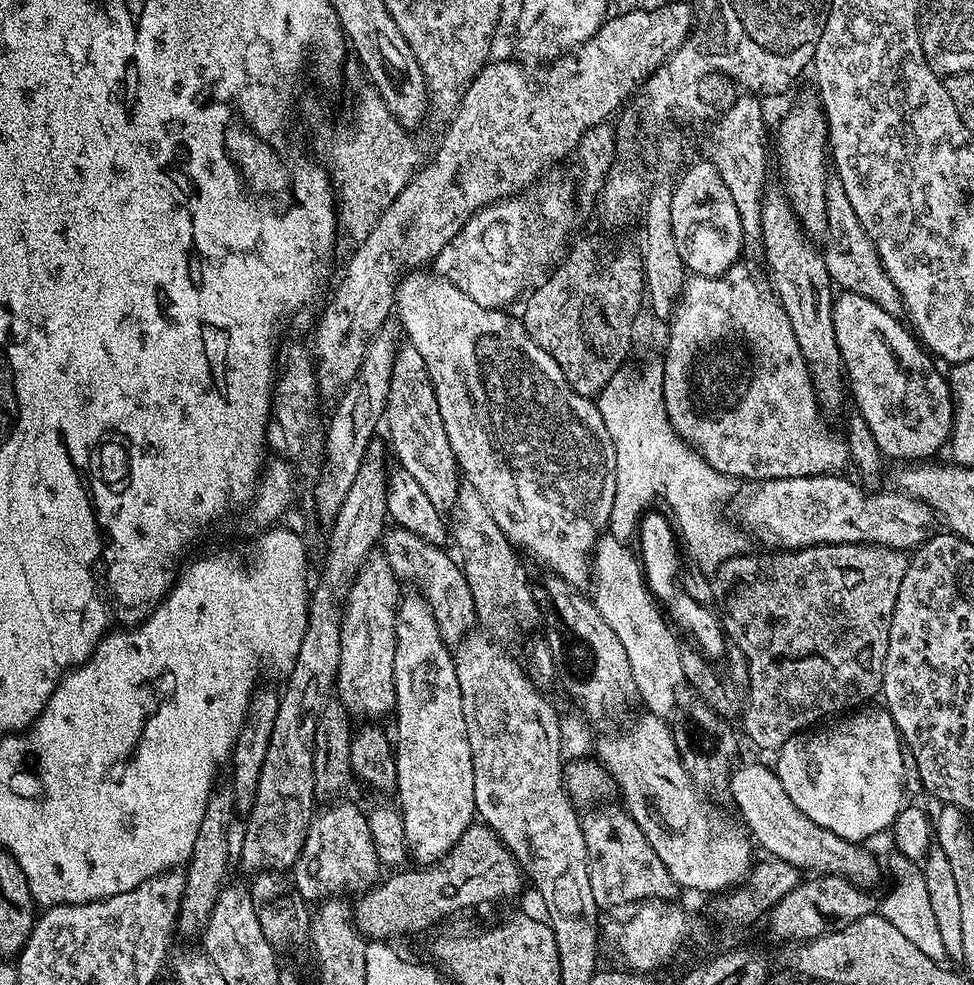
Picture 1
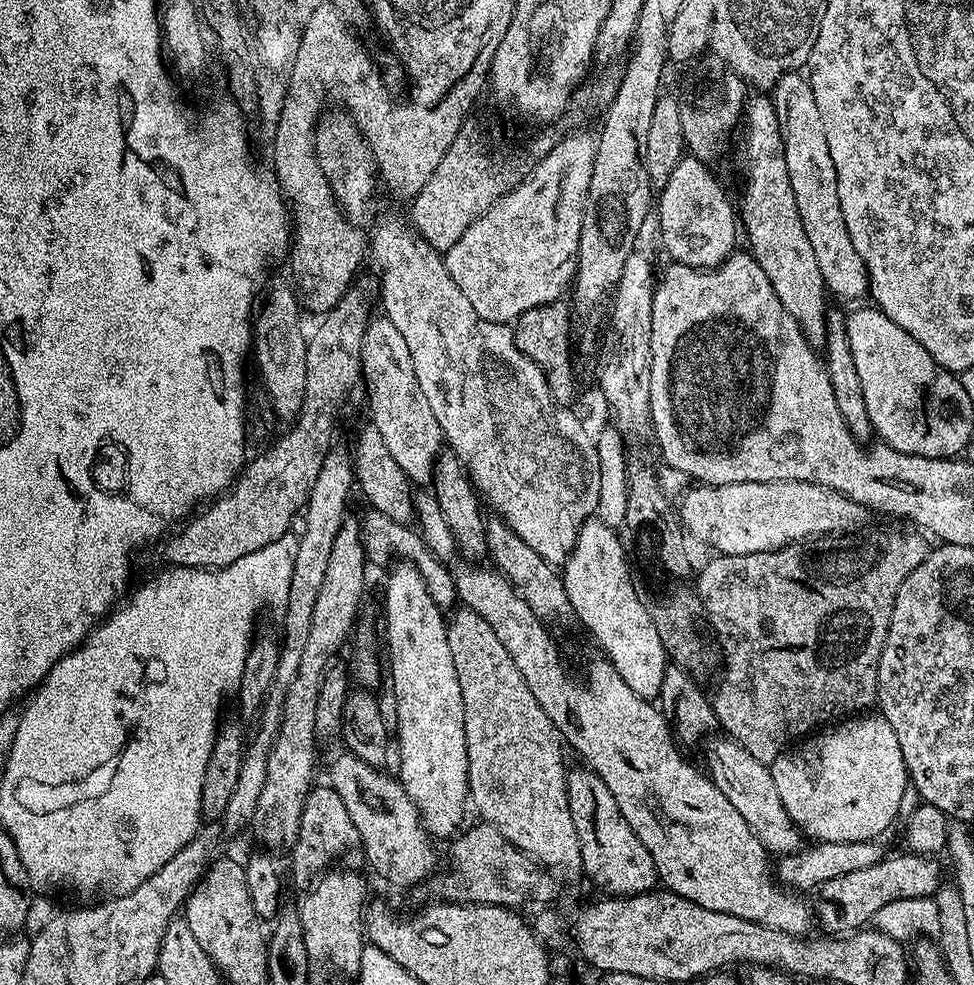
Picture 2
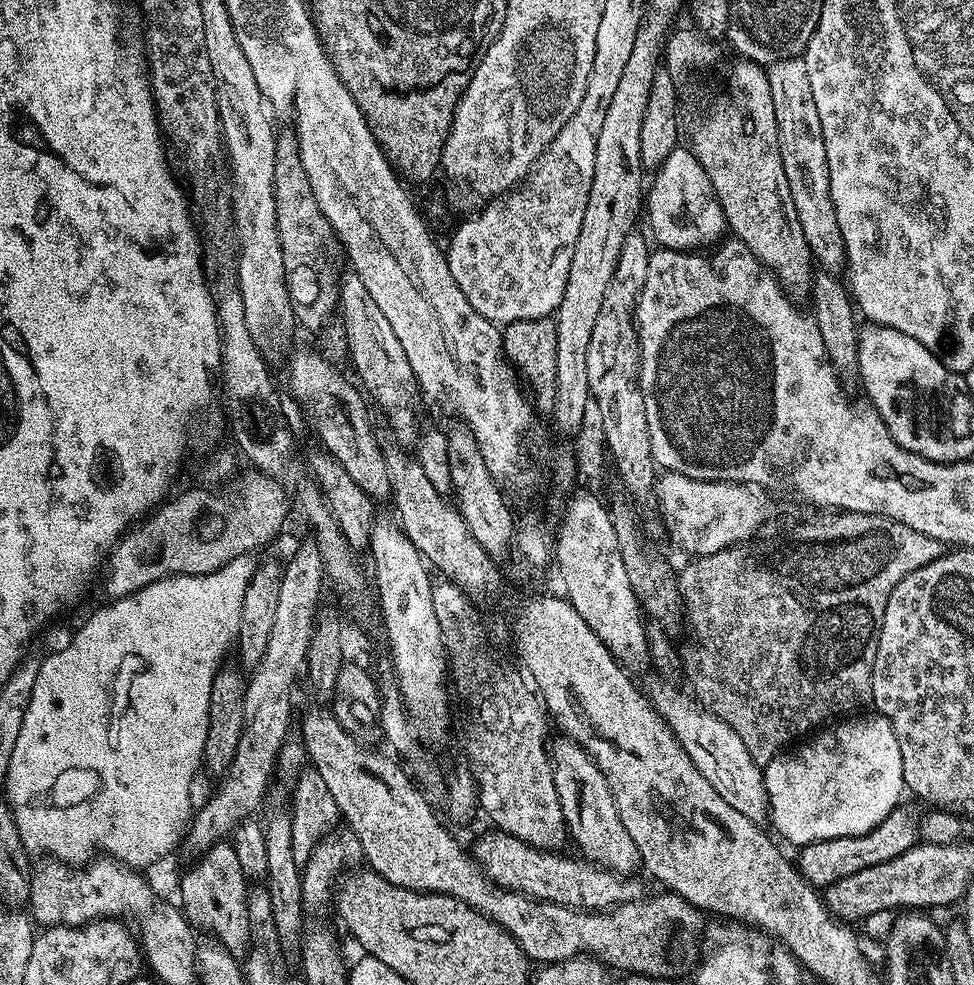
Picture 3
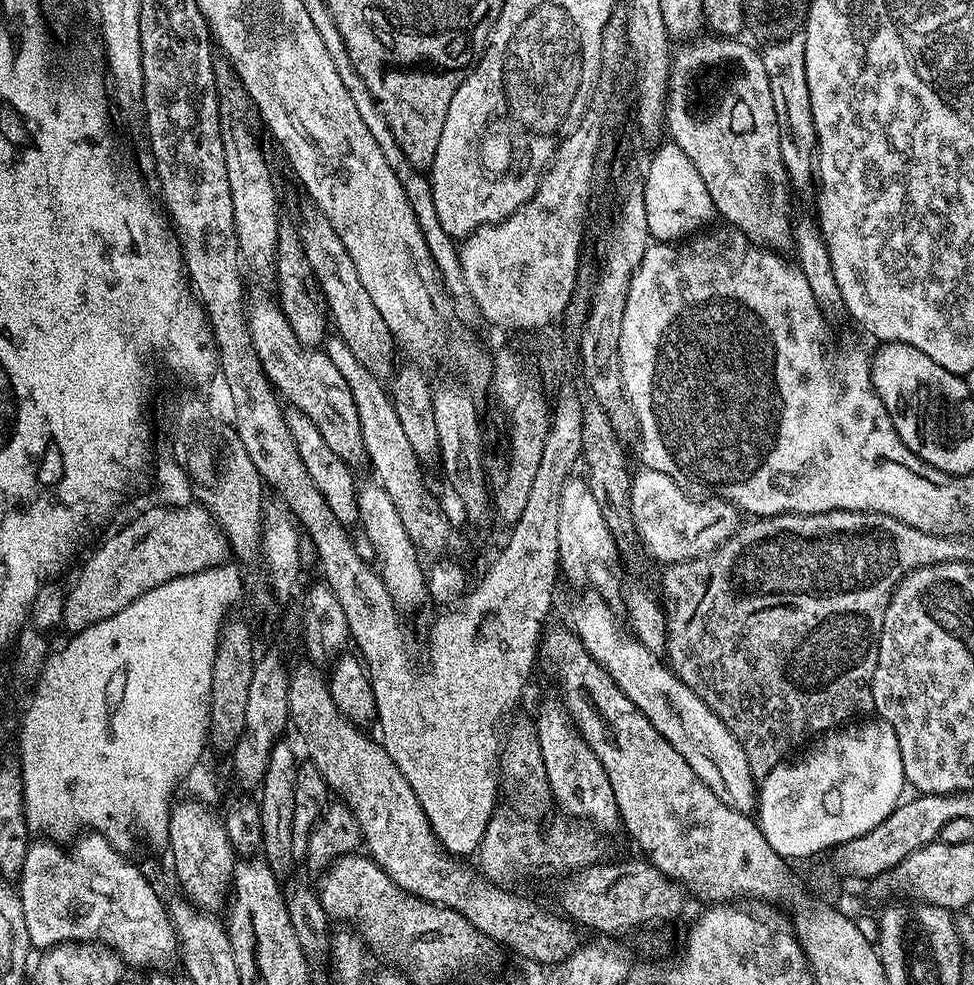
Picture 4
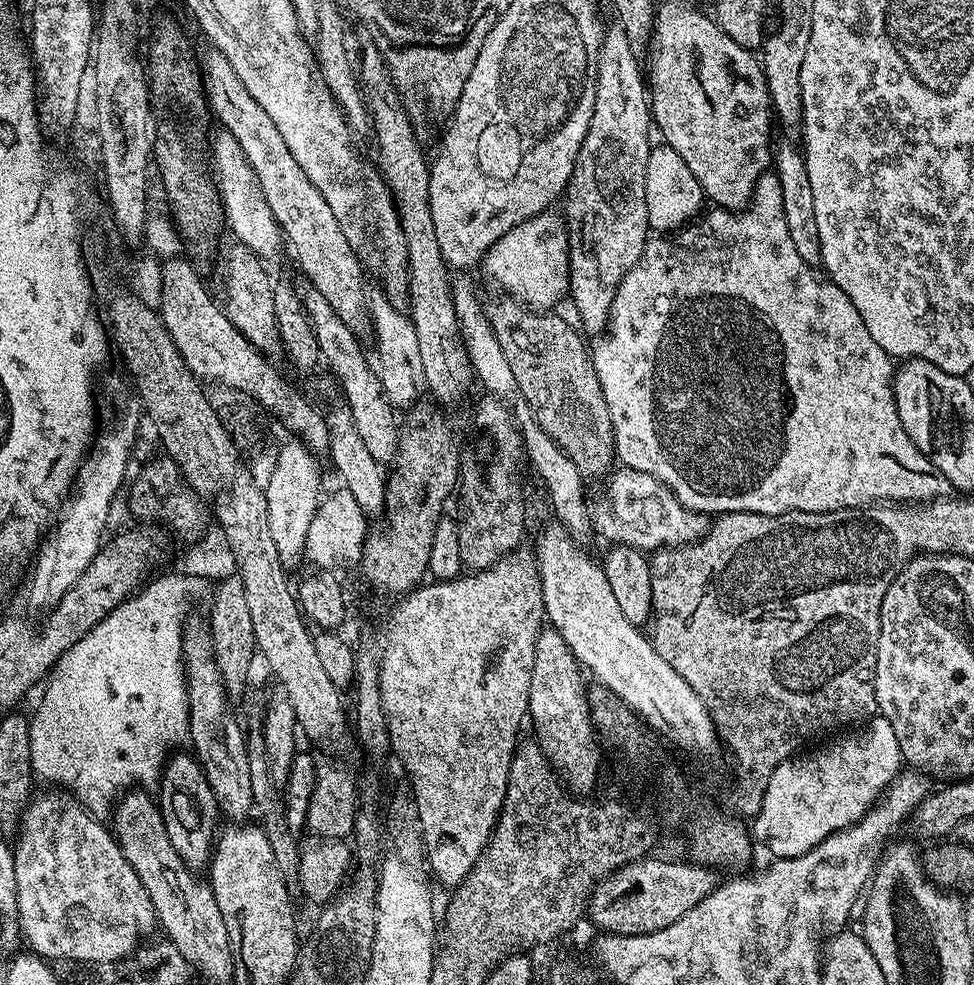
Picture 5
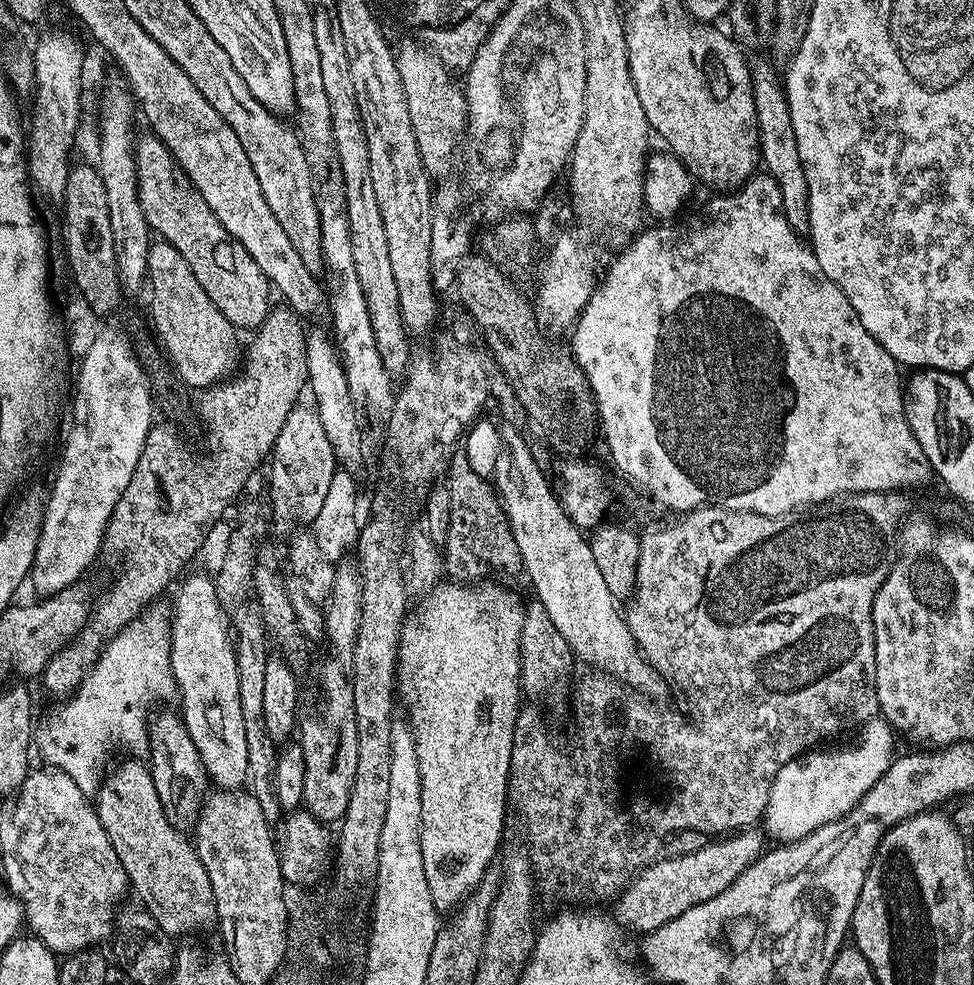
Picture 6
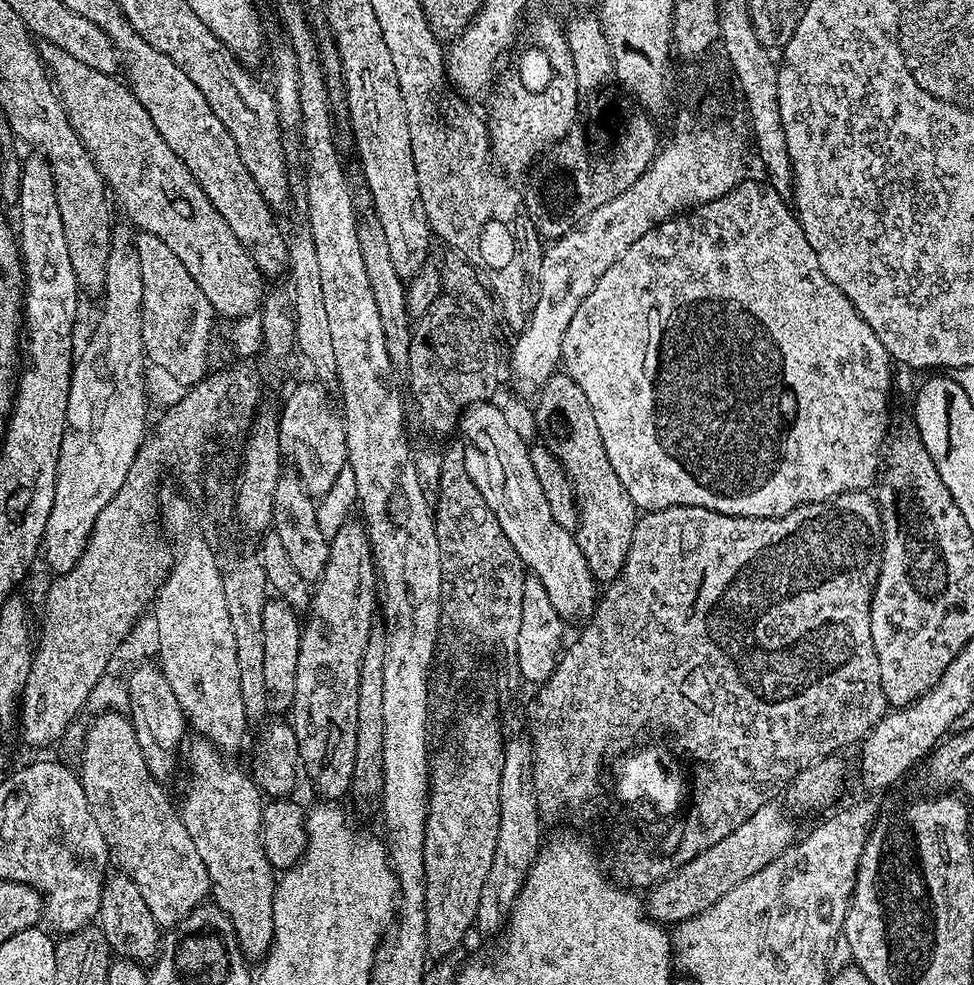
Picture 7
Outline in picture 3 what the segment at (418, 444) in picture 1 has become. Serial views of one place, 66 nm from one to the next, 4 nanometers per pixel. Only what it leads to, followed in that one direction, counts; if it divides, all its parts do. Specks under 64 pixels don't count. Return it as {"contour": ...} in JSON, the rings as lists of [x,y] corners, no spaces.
{"contour":[[[355,274],[339,281],[338,312],[344,315],[342,327],[348,342],[347,355],[352,356],[352,364],[360,375],[359,383],[366,389],[367,395],[376,399],[378,407],[384,411],[392,432],[396,435],[395,443],[400,446],[412,446],[418,440],[416,428],[416,412],[412,407],[418,397],[416,376],[410,370],[410,361],[406,359],[406,350],[402,350],[402,342],[398,342],[398,334],[394,334],[386,314],[370,298],[370,290],[362,286],[362,278]]]}

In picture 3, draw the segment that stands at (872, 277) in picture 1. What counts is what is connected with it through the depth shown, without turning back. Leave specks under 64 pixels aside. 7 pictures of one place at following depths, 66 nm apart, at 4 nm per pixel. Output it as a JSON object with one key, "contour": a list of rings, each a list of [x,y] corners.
{"contour":[[[791,56],[767,65],[766,71],[770,82],[770,94],[774,94],[774,118],[778,118],[778,150],[782,154],[782,170],[786,170],[786,182],[790,186],[790,198],[794,198],[794,210],[798,210],[798,222],[802,222],[802,234],[806,234],[806,242],[810,246],[813,259],[818,261],[819,267],[826,272],[839,273],[846,264],[844,243],[842,242],[842,232],[838,230],[838,216],[834,214],[834,202],[830,198],[830,166],[826,166],[826,142],[822,138],[822,121],[818,119],[818,105],[814,102],[810,77],[806,75],[806,62],[800,56]]]}

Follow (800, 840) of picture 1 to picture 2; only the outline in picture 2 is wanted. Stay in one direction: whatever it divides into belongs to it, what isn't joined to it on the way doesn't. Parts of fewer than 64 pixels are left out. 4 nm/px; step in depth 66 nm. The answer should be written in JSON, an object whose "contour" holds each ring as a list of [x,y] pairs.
{"contour":[[[732,738],[724,739],[728,740],[709,739],[703,745],[704,756],[708,759],[707,775],[716,783],[718,790],[722,790],[726,798],[730,798],[734,810],[738,810],[738,814],[746,818],[750,830],[754,830],[769,853],[787,854],[797,851],[802,844],[802,833],[790,814],[786,814],[782,798],[778,798],[778,786],[774,786],[771,767],[767,763],[763,764],[754,753],[747,752],[742,745],[735,744]]]}

